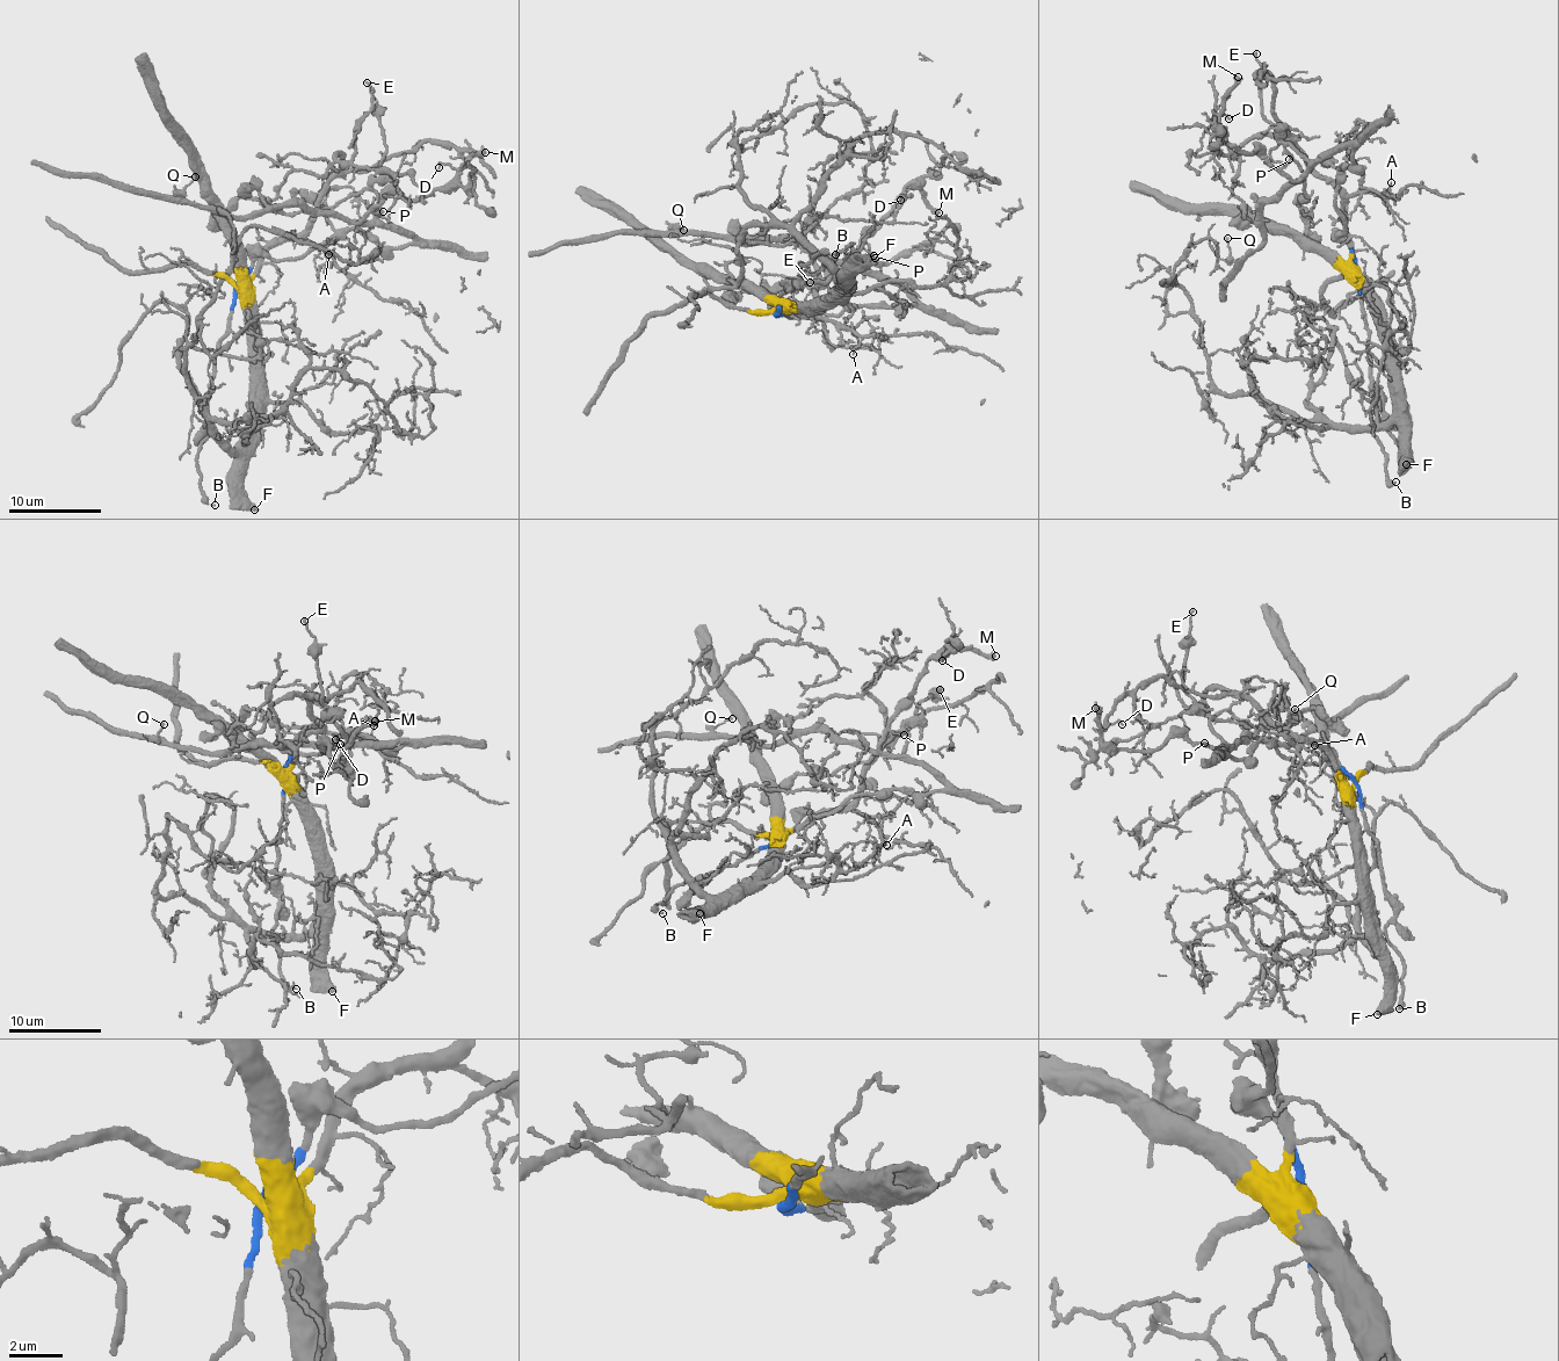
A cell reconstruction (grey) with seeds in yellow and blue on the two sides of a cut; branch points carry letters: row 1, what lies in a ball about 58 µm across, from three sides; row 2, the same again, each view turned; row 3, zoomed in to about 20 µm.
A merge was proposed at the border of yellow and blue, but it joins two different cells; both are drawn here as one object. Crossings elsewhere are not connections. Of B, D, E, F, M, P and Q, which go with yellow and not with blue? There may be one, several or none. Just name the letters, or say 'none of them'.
F

